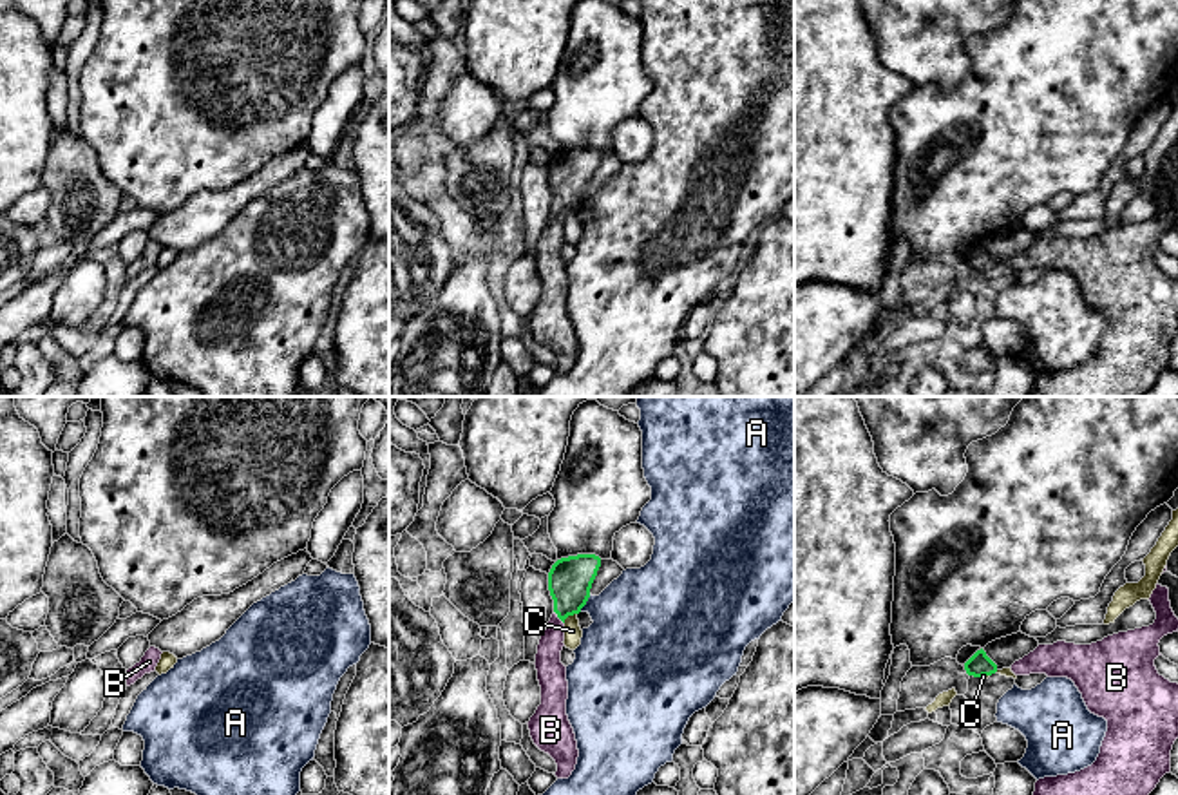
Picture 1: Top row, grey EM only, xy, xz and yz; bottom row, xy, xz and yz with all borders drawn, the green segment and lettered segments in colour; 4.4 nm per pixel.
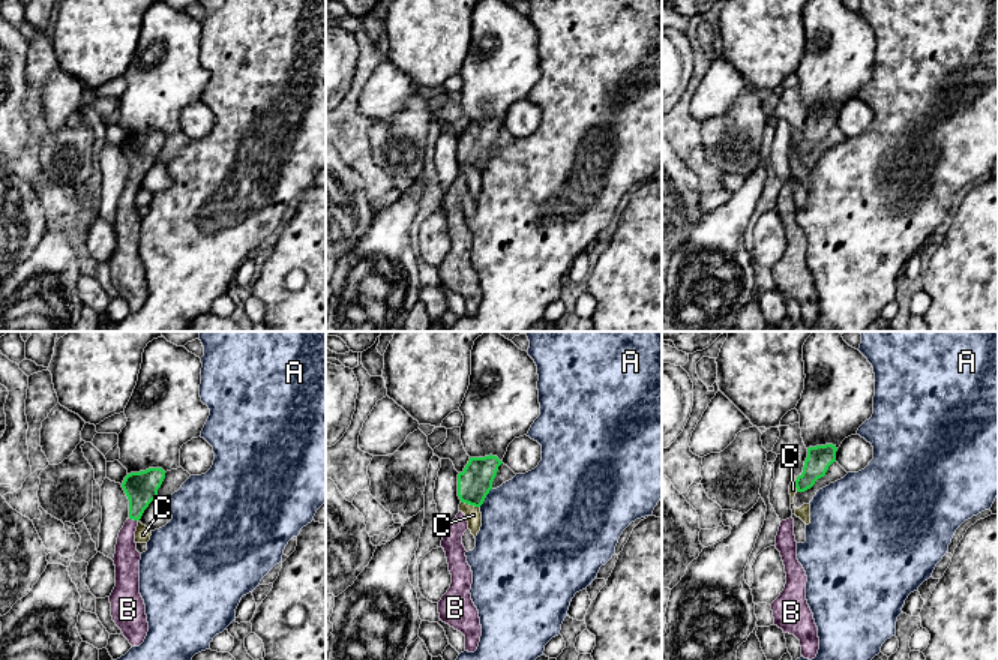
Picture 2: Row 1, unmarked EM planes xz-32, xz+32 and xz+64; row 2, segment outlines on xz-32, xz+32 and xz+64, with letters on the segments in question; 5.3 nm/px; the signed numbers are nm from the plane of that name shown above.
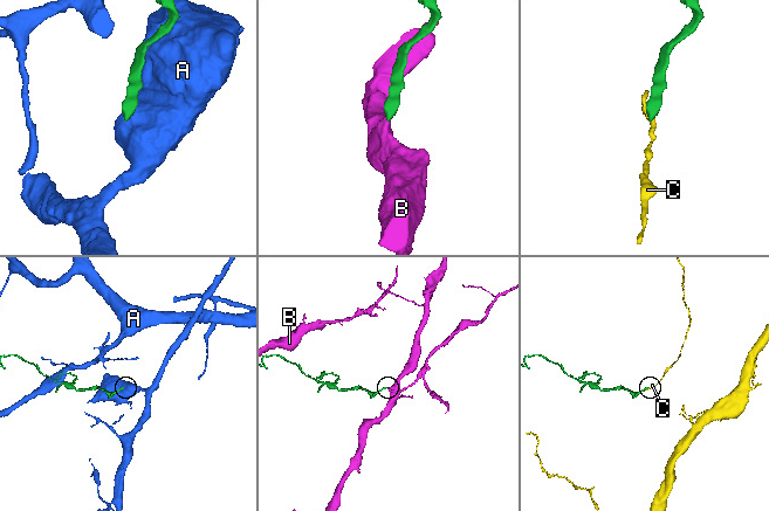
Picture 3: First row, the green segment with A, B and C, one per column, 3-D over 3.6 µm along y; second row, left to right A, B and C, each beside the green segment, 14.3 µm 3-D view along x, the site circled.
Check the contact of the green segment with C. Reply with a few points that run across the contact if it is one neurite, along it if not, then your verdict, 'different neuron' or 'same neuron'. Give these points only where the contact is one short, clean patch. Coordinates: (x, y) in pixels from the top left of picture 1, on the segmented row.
line xz (576, 613), (563, 622); different neuron

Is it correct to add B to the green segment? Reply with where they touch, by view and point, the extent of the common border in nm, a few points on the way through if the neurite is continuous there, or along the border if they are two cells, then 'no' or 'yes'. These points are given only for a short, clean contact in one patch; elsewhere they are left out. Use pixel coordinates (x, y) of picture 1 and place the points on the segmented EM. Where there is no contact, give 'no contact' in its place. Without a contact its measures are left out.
meets green in xz at (558, 616); contact 80 nm long; runs through xz (570, 578), (569, 600), (558, 616), (550, 641), (550, 670); yes

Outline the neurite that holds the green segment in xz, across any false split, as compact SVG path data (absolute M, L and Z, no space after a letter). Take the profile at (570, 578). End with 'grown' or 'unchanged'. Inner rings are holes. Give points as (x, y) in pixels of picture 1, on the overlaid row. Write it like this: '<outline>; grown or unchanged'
M577 554L557 560L548 572L554 614L539 639L534 663L541 704L527 724L534 744L556 761L557 779L568 779L579 757L575 733L566 715L568 681L566 666L561 663L565 619L579 614L586 605L599 567L599 556Z; grown

